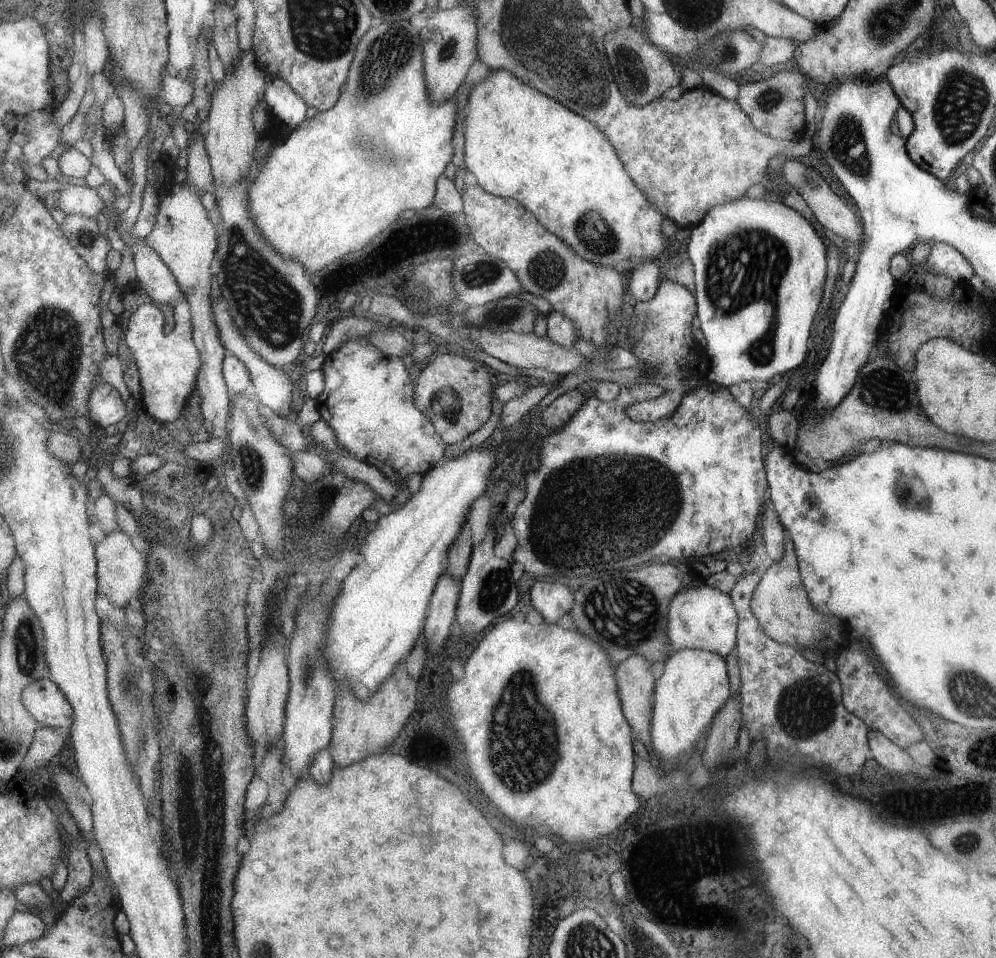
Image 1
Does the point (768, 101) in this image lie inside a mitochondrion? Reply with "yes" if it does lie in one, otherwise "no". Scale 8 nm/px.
yes

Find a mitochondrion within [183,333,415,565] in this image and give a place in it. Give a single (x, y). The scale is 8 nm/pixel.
(254, 472)

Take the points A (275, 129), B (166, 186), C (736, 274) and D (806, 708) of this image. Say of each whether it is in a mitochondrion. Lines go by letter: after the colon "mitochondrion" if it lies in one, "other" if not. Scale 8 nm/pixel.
A: other
B: other
C: mitochondrion
D: mitochondrion

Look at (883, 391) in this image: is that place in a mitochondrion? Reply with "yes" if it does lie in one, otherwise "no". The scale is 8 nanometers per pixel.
yes

